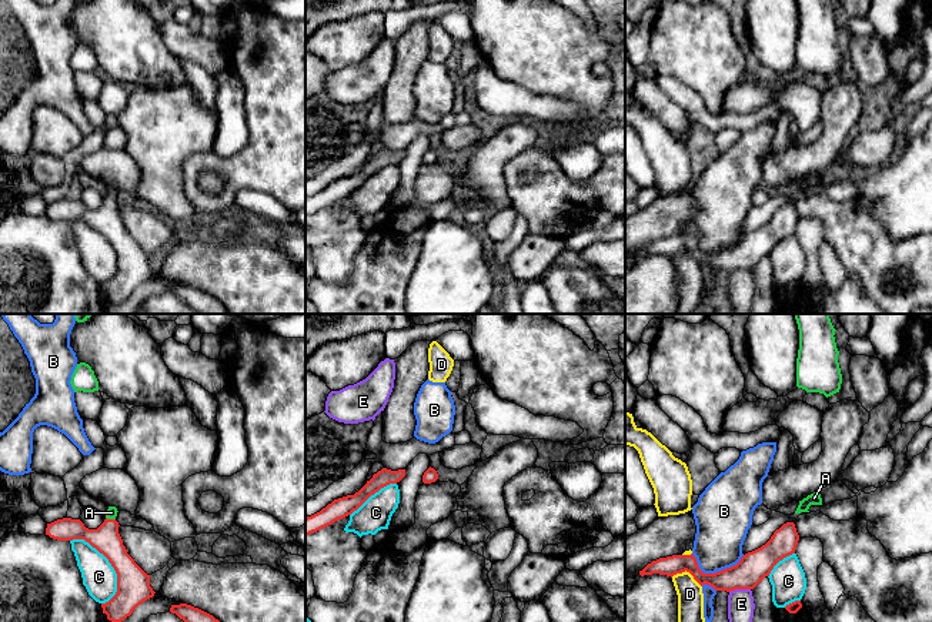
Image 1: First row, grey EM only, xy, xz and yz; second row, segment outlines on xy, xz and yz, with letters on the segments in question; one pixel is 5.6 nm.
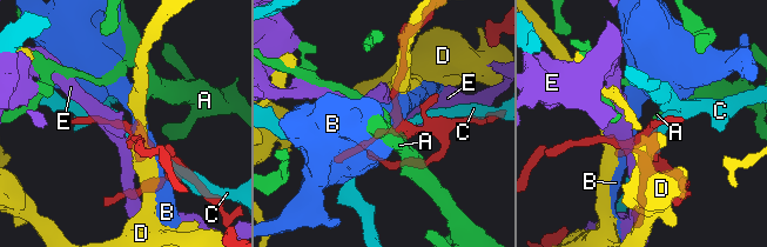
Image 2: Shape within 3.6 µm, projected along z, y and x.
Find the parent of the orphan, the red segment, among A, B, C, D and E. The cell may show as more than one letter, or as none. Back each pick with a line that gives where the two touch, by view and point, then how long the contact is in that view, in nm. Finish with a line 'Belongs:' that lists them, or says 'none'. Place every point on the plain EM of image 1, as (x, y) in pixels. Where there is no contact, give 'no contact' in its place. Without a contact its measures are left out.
A: xy (110, 200) | 60 nm
Belongs: A

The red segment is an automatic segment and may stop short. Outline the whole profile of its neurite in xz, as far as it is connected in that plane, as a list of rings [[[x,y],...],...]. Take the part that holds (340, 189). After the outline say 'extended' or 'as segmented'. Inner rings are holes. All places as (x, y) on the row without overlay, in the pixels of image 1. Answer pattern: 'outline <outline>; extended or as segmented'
outline [[[383,148],[373,156],[370,161],[354,175],[347,175],[334,180],[320,193],[305,198],[305,217],[317,213],[338,200],[343,200],[357,191],[371,175],[378,173],[381,168],[397,164],[405,157],[405,150],[391,151]]]; as segmented

